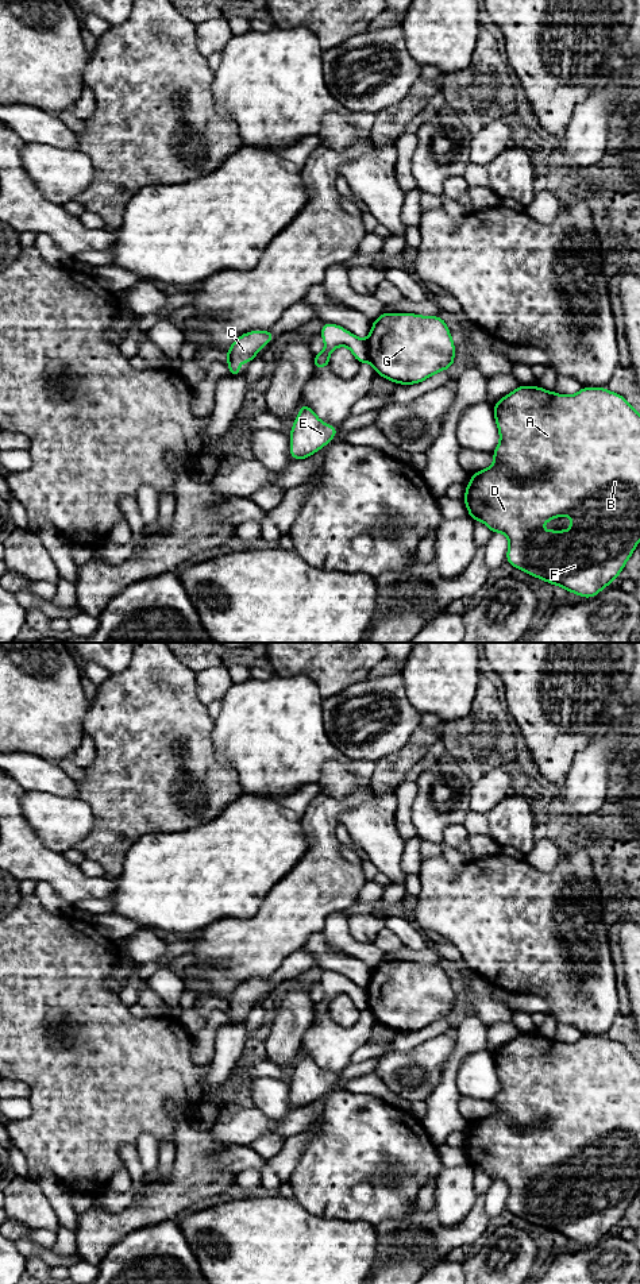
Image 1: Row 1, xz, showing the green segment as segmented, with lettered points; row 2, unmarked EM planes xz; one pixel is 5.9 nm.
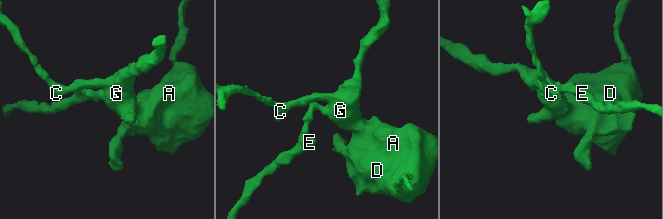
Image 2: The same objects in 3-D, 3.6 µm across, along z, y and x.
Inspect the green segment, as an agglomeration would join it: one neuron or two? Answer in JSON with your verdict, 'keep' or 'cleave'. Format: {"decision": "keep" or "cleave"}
{"decision": "cleave"}

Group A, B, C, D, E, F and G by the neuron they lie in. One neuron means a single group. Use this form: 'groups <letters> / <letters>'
groups A B C D F G / E

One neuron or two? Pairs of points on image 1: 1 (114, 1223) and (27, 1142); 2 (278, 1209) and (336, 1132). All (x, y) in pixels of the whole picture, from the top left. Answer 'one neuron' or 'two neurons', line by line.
1: two neurons
2: two neurons

